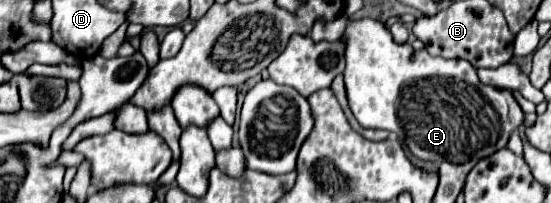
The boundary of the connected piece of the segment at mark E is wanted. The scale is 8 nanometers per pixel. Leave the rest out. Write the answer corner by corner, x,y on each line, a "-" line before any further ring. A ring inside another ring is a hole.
348,19
348,27
340,37
346,45
346,69
344,69
344,85
350,111
358,119
362,127
370,129
386,129
394,131
400,141
408,145
414,157
430,161
430,163
466,163
480,161
490,157
494,151
506,147
508,137
516,131
524,113
514,99
514,95
506,89
496,89
480,83
476,75
476,67
472,67
464,59
442,59
428,55
426,49
414,51
408,43
394,43
388,27
382,21
374,19
-
440,101
442,109
436,107
432,113
432,103

